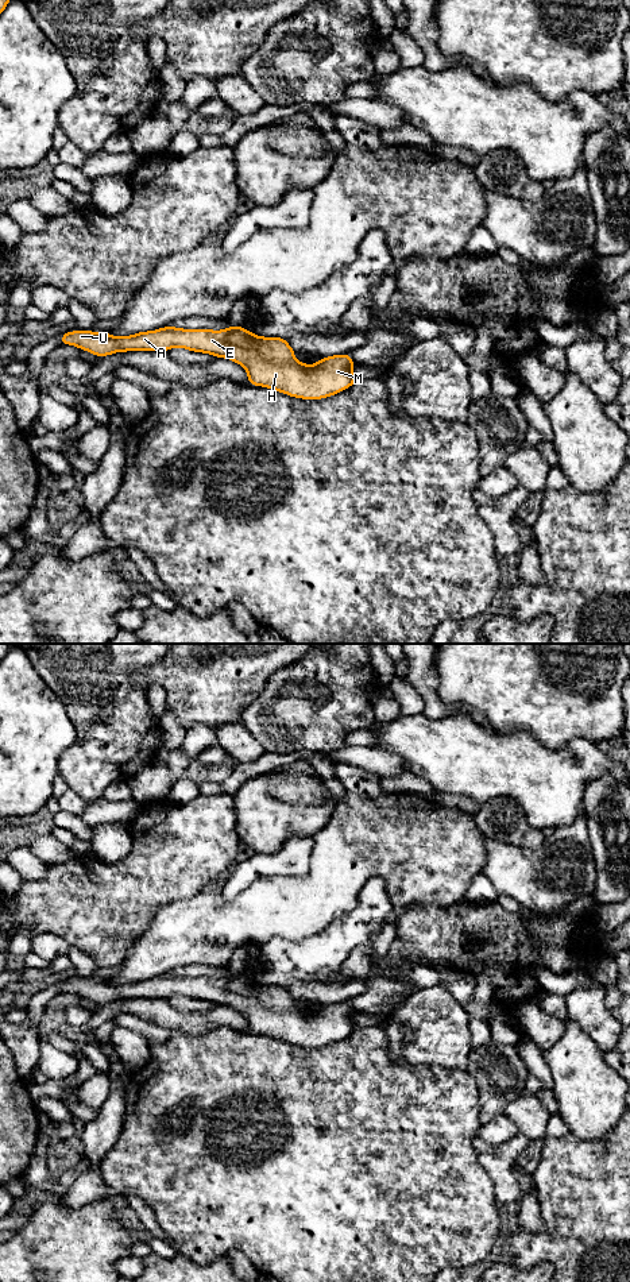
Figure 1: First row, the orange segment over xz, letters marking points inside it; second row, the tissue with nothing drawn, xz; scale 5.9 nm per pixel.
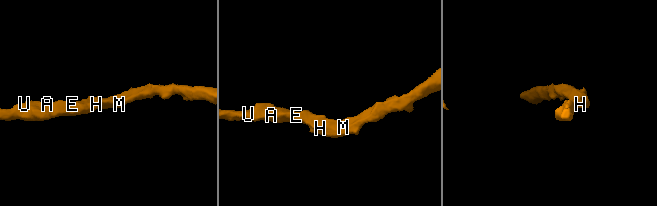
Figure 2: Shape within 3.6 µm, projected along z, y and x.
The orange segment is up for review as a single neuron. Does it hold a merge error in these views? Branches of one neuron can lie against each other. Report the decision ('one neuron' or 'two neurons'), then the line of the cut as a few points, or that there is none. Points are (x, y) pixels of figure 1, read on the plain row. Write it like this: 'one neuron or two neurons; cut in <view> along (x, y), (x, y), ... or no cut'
one neuron; no cut

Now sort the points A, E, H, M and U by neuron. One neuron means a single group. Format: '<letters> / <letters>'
A E H M U

